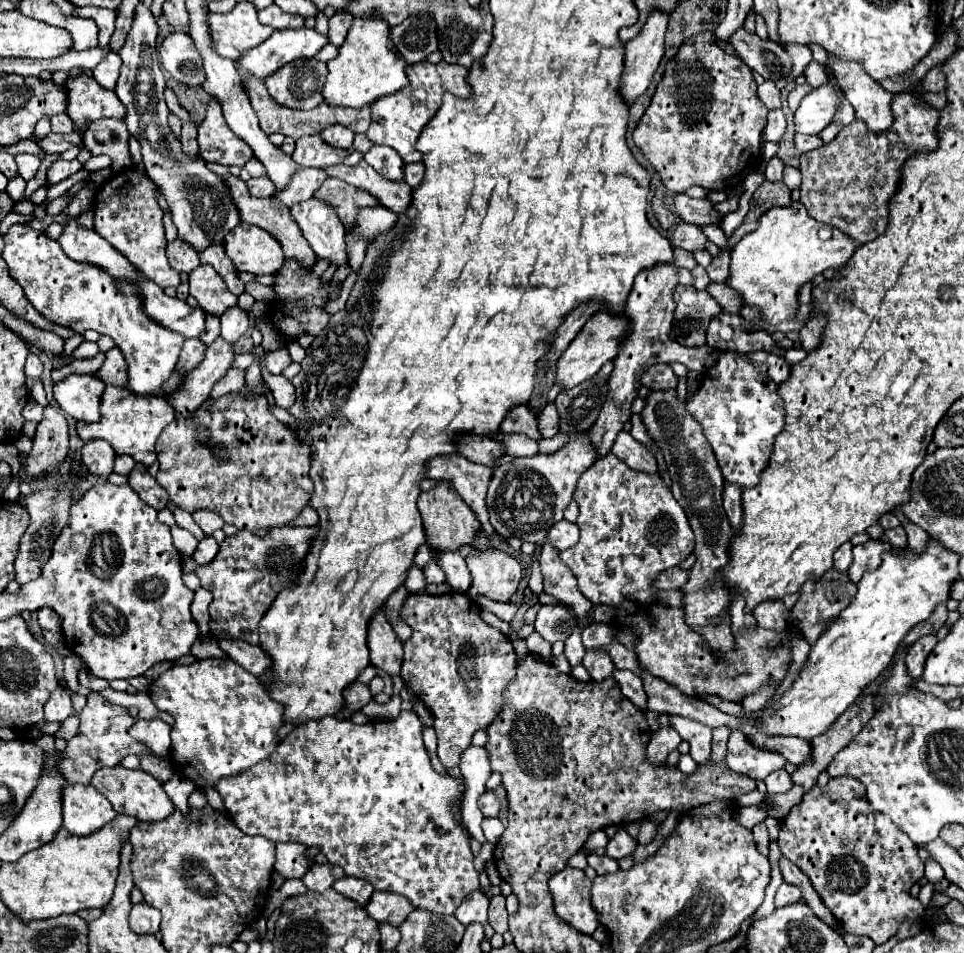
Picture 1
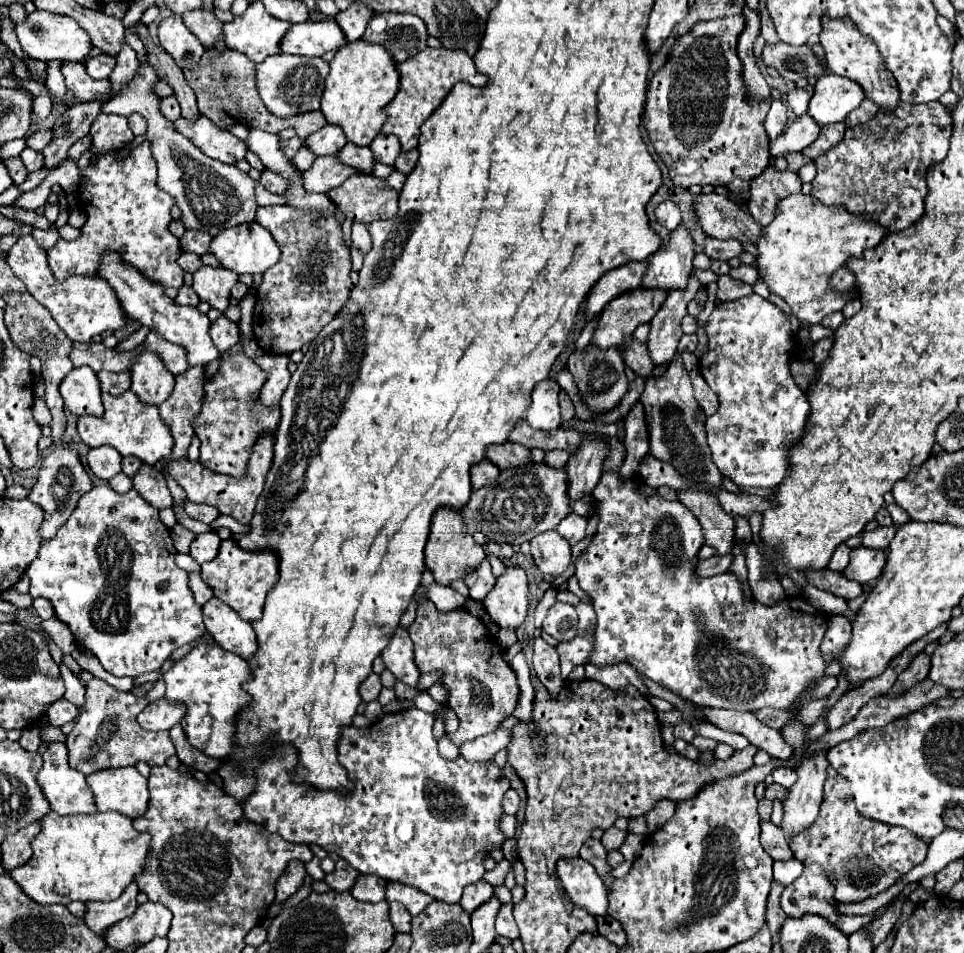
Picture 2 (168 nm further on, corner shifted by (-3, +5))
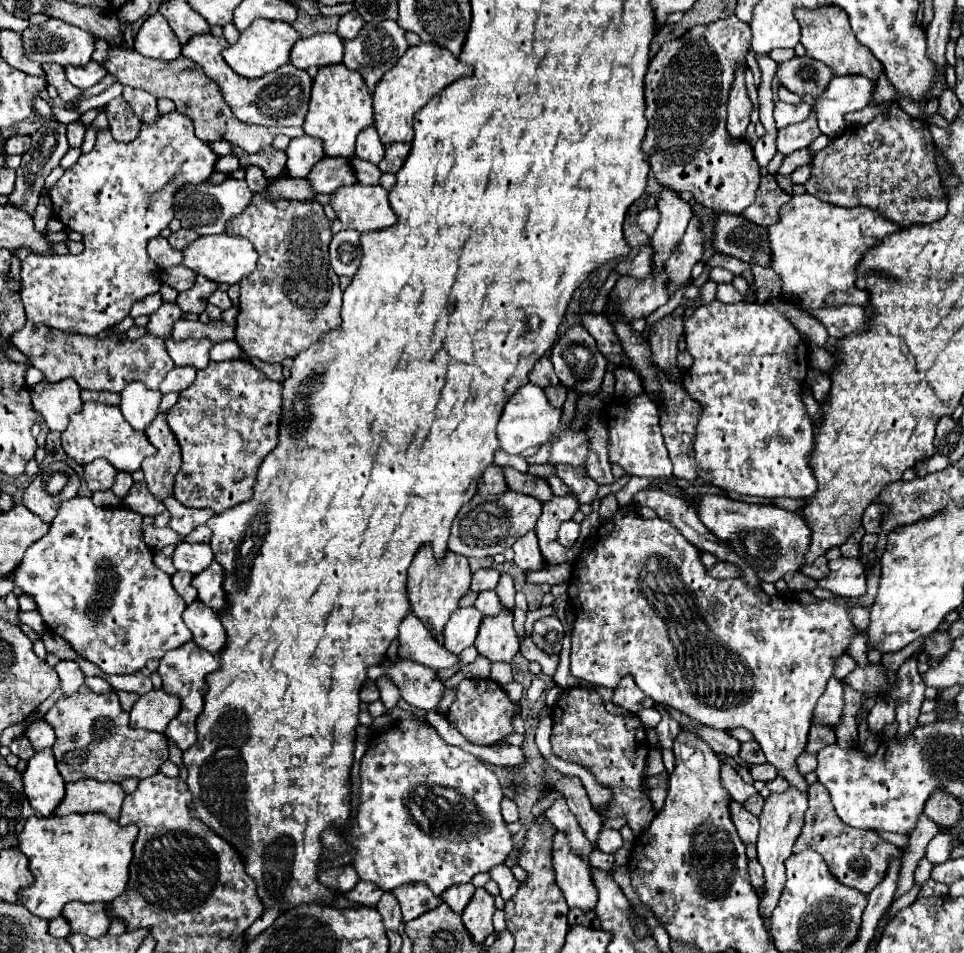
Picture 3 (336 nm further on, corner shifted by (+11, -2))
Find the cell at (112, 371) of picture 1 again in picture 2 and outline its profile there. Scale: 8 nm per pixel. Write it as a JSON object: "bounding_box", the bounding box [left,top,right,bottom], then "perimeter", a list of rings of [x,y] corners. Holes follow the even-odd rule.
{"bounding_box":[100,371,130,395],"perimeter":[[[100,371],[100,387],[102,391],[110,395],[122,395],[124,391],[130,389],[130,373],[110,373],[110,371]]]}

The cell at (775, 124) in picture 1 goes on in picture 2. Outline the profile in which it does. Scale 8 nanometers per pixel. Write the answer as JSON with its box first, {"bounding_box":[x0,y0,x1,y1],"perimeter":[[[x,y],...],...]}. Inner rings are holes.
{"bounding_box":[766,99,788,139],"perimeter":[[[780,99],[772,101],[770,111],[766,115],[766,133],[768,133],[768,137],[776,139],[786,129],[786,121],[788,121],[788,117],[786,117],[784,103]]]}

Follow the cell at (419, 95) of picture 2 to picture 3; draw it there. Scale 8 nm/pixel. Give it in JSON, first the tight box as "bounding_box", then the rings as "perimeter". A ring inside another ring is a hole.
{"bounding_box":[374,42,472,144],"perimeter":[[[420,42],[418,46],[410,46],[406,54],[394,64],[394,68],[382,76],[382,80],[376,84],[374,90],[374,112],[376,112],[374,126],[380,134],[382,144],[412,142],[414,114],[422,110],[422,106],[426,106],[428,100],[436,96],[442,88],[446,88],[456,80],[468,78],[470,74],[472,68],[462,64],[446,48],[440,48],[436,44],[426,44],[426,42]]]}

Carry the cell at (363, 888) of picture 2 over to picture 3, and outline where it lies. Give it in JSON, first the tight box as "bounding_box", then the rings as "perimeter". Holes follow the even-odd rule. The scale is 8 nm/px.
{"bounding_box":[344,882,384,906],"perimeter":[[[358,882],[358,884],[356,884],[350,892],[346,892],[344,896],[346,896],[350,902],[358,904],[358,906],[376,906],[382,894],[384,894],[384,892],[382,892],[378,886],[374,886],[372,882]]]}

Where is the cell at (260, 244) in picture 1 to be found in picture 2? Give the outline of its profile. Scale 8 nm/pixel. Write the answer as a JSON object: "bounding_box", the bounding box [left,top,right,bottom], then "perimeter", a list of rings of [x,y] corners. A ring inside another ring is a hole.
{"bounding_box":[210,221,280,275],"perimeter":[[[256,221],[244,223],[244,225],[238,225],[238,227],[232,227],[232,229],[218,233],[210,241],[210,253],[220,261],[220,265],[224,269],[230,269],[238,275],[242,275],[242,273],[248,273],[248,275],[264,273],[266,269],[270,269],[280,259],[280,249],[278,249],[276,241],[272,241],[272,235],[262,225],[258,225]]]}

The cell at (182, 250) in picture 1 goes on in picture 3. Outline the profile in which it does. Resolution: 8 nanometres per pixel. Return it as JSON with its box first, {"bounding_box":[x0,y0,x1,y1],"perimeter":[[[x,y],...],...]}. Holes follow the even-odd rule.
{"bounding_box":[162,264,196,292],"perimeter":[[[182,264],[170,266],[170,268],[162,270],[162,282],[168,284],[168,286],[172,286],[172,288],[178,290],[178,292],[184,292],[184,290],[192,288],[194,276],[196,276],[196,274],[190,272],[190,268],[186,268],[186,266],[182,266]]]}

